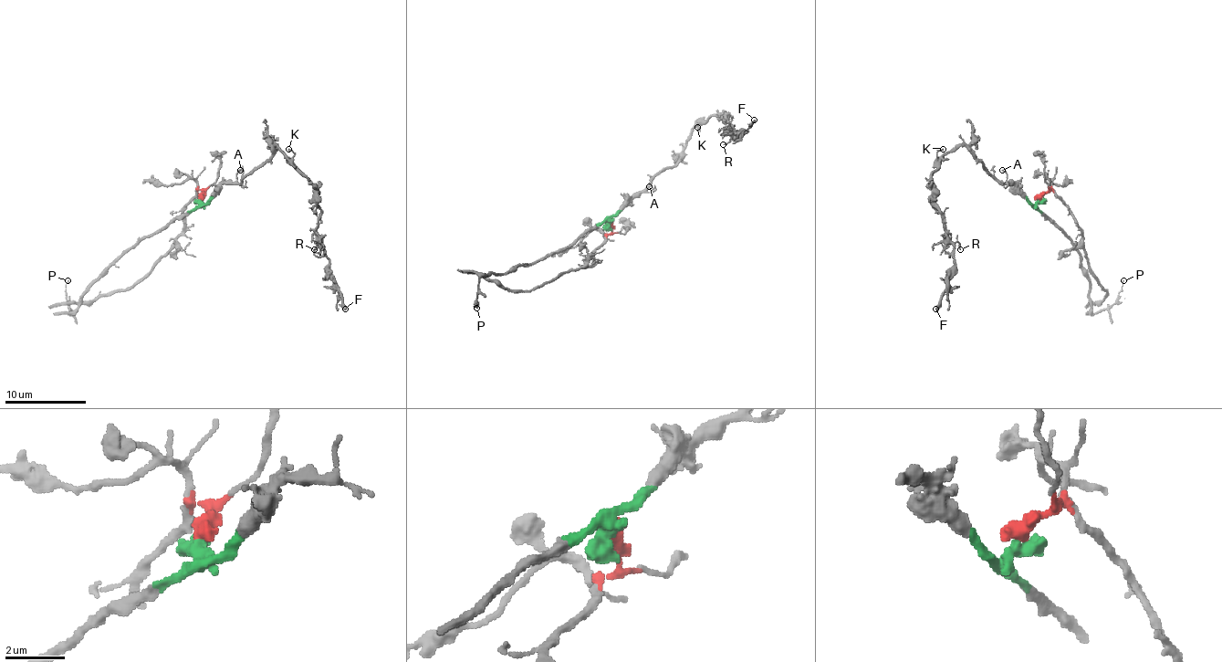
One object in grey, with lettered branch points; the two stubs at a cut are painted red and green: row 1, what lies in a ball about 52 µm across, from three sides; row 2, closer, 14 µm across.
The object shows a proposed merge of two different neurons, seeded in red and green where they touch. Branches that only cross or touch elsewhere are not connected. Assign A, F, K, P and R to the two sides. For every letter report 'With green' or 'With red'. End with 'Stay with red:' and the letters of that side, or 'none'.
A: With green
F: With green
K: With green
P: With green
R: With green
Stay with red: none

